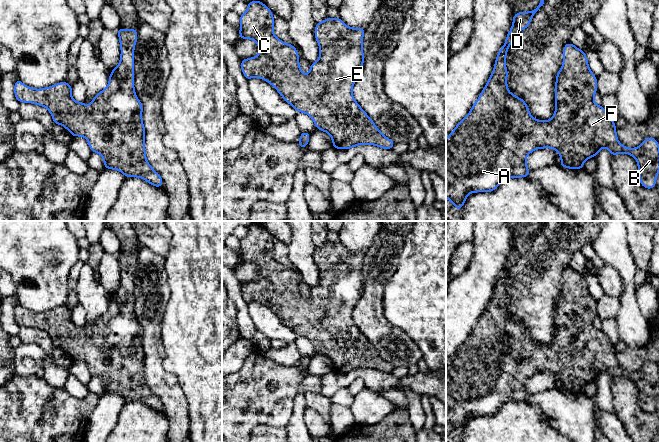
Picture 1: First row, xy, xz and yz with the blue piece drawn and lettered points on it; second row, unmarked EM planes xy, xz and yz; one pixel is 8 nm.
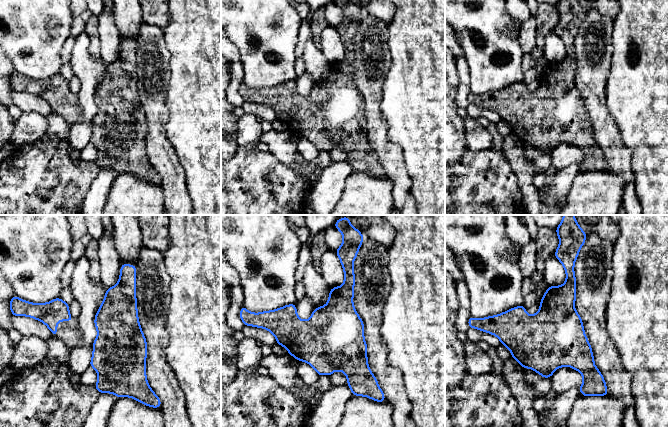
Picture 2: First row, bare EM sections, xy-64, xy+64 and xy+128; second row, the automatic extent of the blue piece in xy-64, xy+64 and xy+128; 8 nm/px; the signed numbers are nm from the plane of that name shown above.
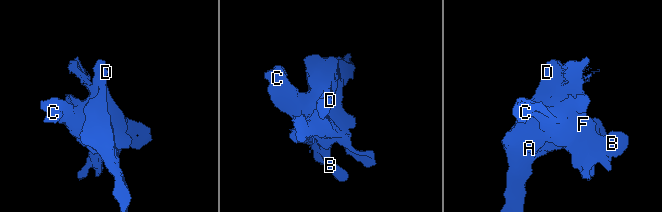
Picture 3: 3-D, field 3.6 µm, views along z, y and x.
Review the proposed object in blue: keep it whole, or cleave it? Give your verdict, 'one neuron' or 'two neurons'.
one neuron

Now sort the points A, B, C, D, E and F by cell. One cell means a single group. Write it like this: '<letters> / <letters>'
A B C D E F

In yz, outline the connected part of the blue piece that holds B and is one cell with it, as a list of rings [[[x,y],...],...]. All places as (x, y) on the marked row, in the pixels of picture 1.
[[[540,0],[534,10],[518,12],[514,15],[513,25],[507,34],[504,46],[498,52],[493,73],[489,77],[486,86],[468,115],[457,124],[452,133],[446,138],[446,198],[455,205],[458,211],[462,208],[470,193],[494,191],[508,177],[528,177],[530,169],[526,166],[526,158],[529,153],[541,148],[556,150],[561,157],[560,166],[575,170],[583,168],[584,162],[588,158],[595,157],[604,147],[609,150],[612,156],[627,153],[637,160],[639,180],[642,186],[647,189],[655,187],[659,172],[659,143],[653,137],[644,139],[637,148],[627,148],[619,143],[616,135],[616,125],[611,116],[602,106],[596,105],[594,102],[594,94],[597,92],[597,78],[588,66],[586,53],[572,43],[567,43],[563,49],[563,66],[556,75],[555,114],[550,120],[539,121],[534,119],[525,101],[509,92],[508,84],[505,82],[508,78],[506,53],[519,31],[529,26],[533,15],[540,10],[543,4],[544,0]]]

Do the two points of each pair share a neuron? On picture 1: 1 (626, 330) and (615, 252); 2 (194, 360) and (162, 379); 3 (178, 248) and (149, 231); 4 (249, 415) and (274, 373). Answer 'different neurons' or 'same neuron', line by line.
1: same neuron
2: different neurons
3: different neurons
4: same neuron

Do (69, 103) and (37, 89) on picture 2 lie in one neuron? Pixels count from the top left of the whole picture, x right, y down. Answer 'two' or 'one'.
one

